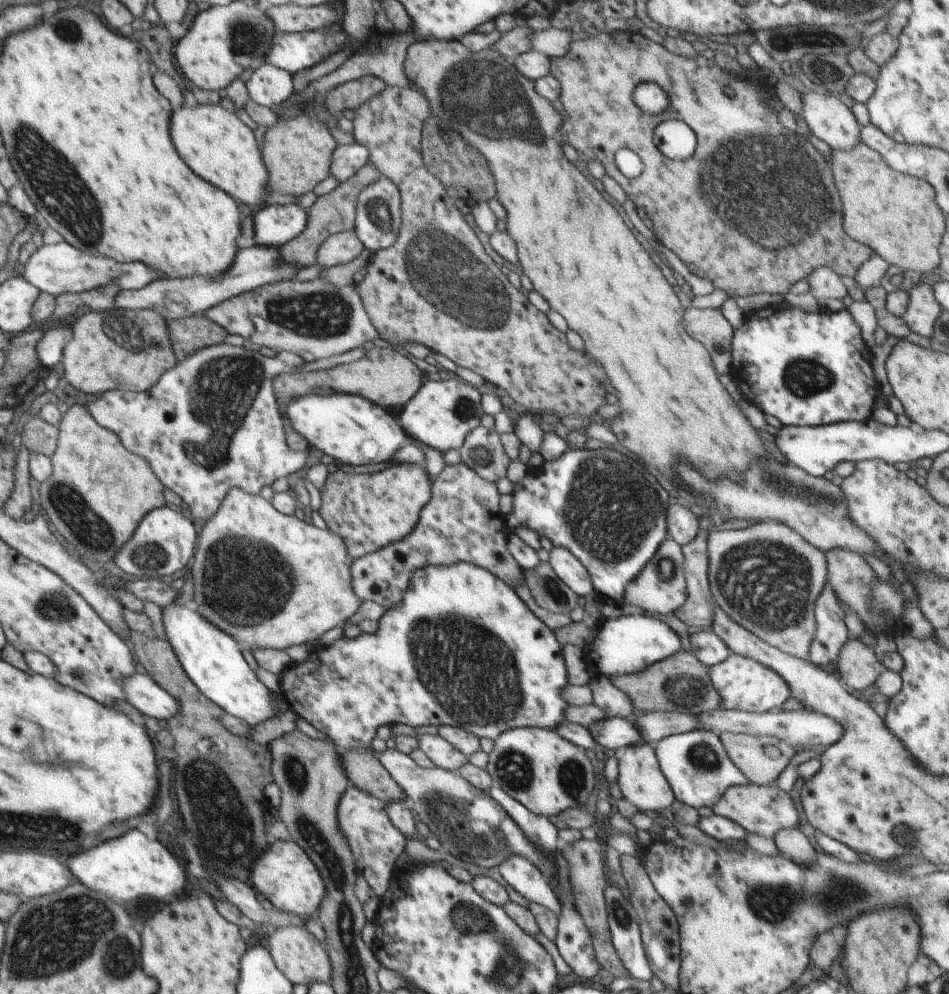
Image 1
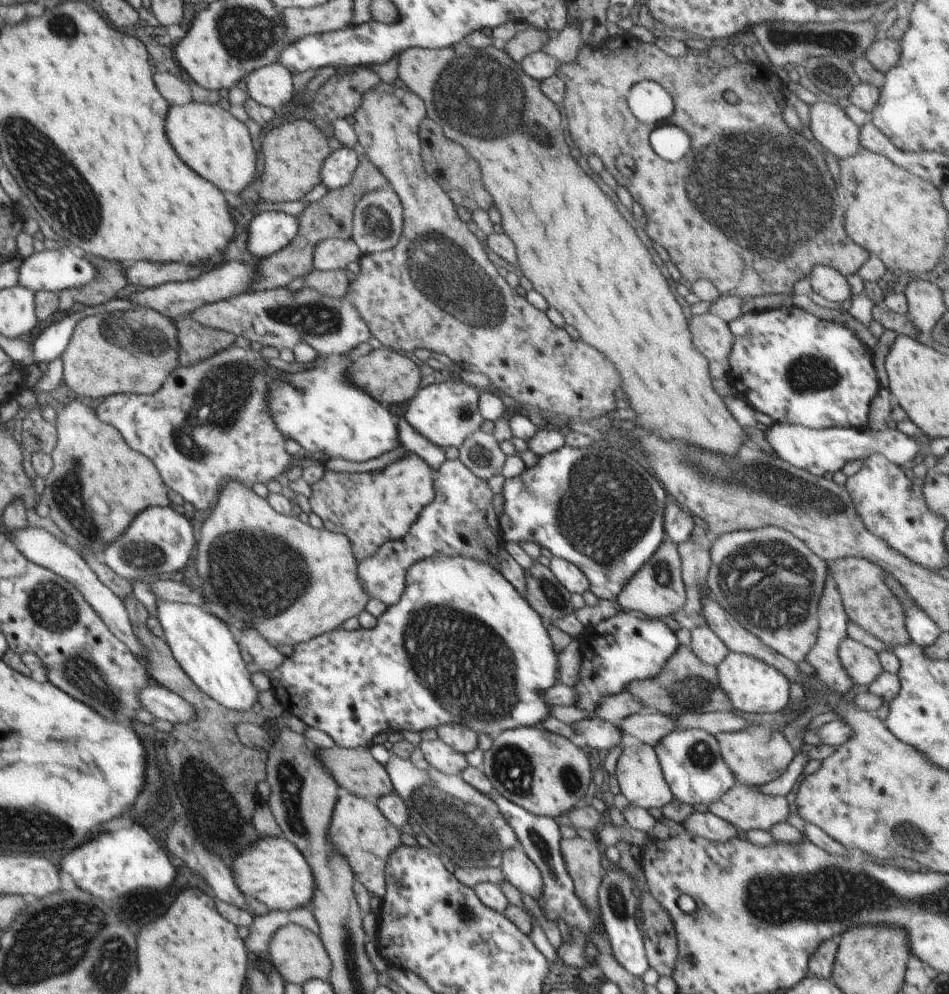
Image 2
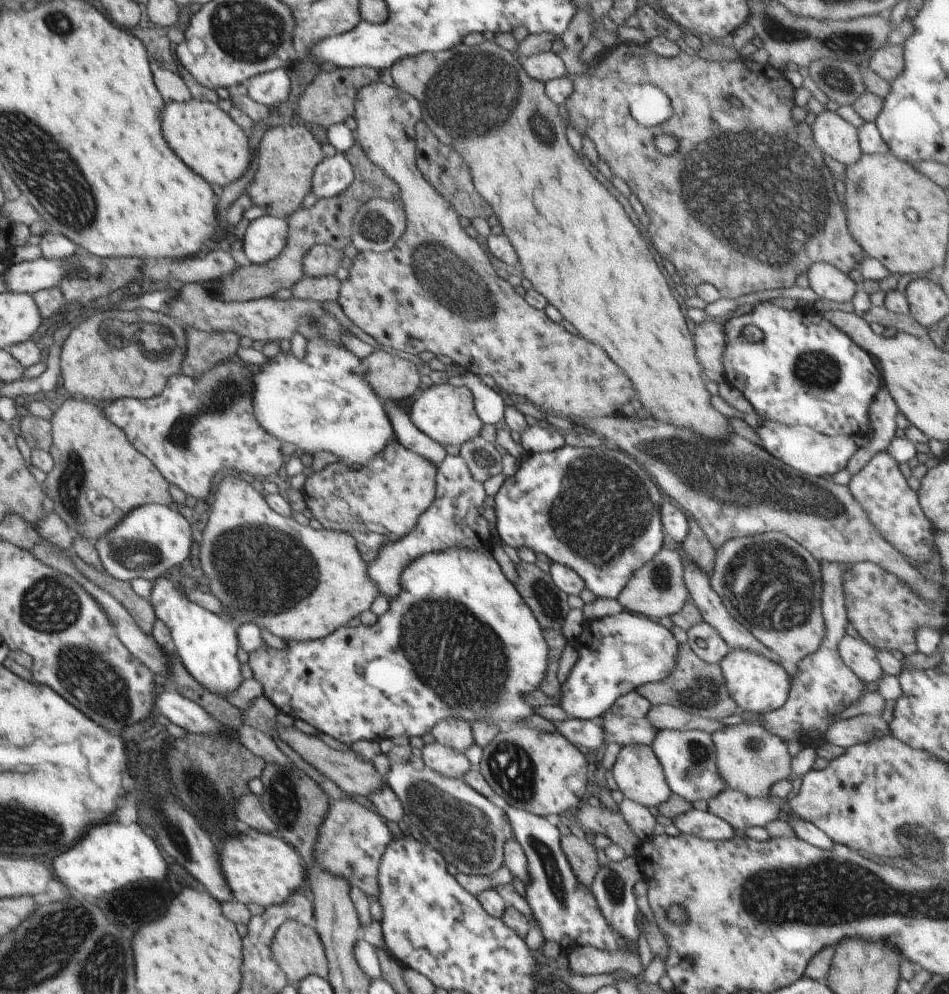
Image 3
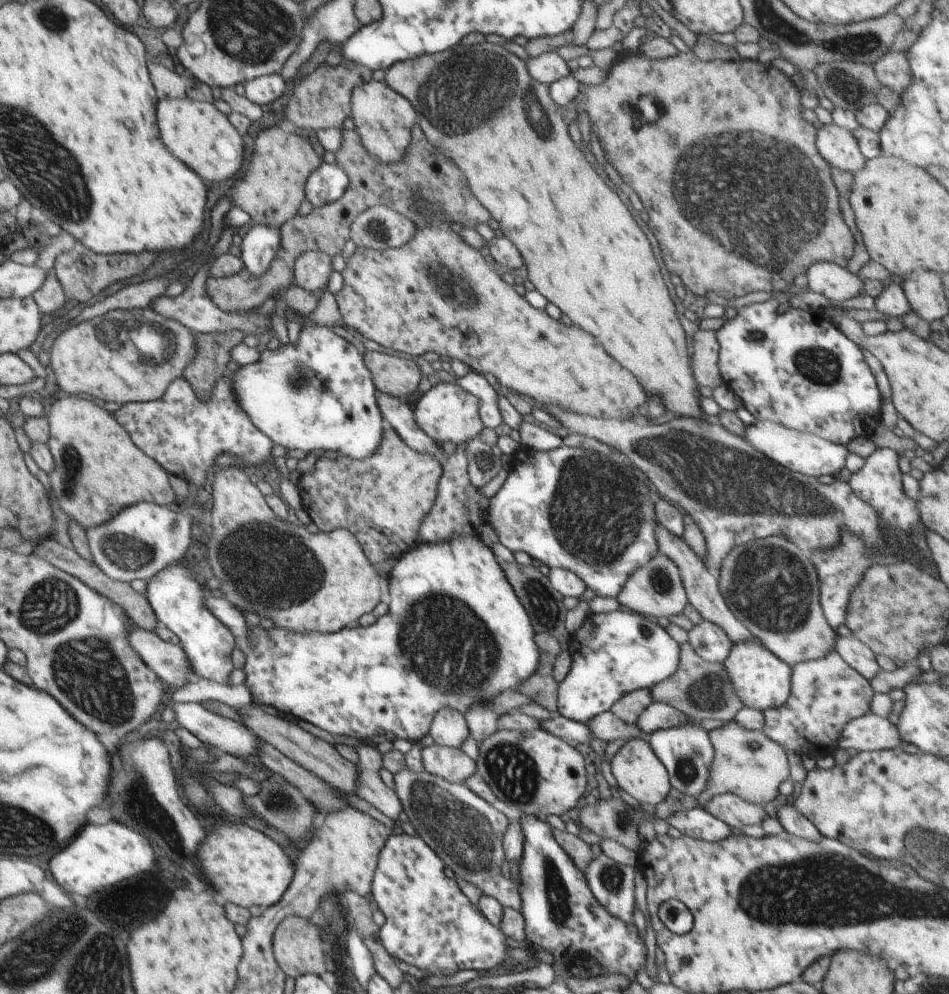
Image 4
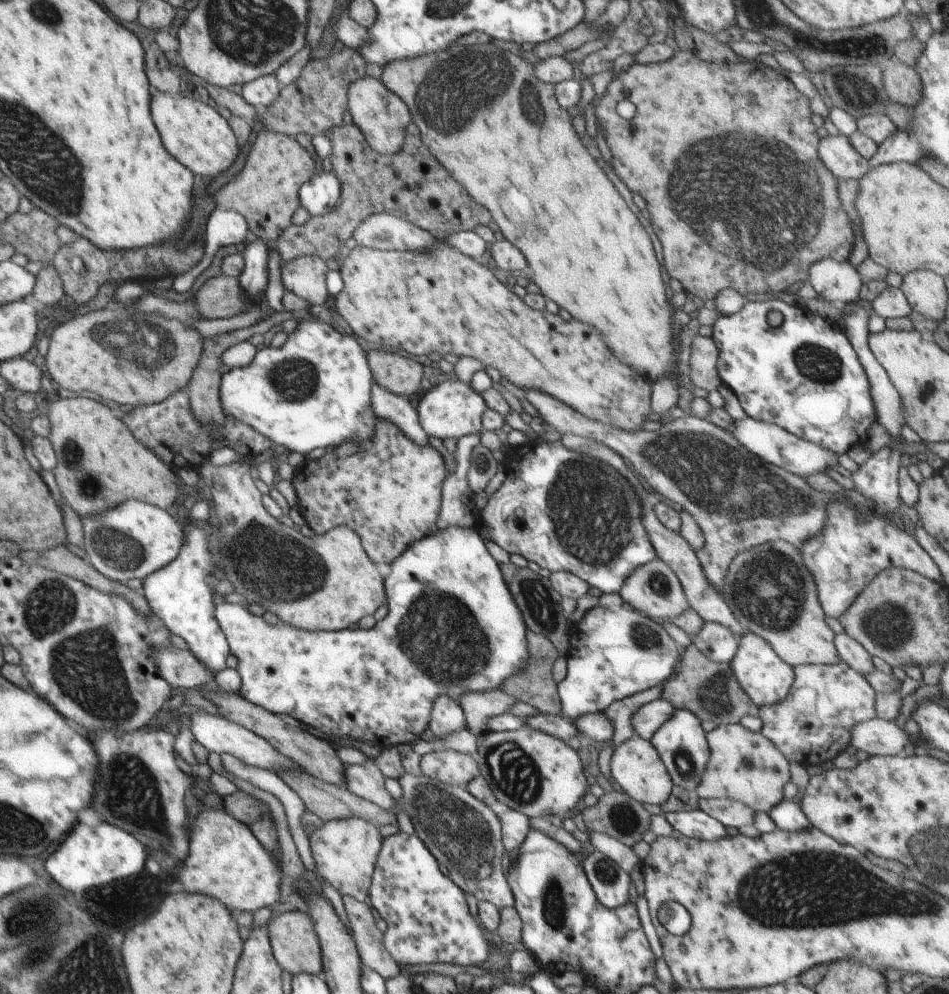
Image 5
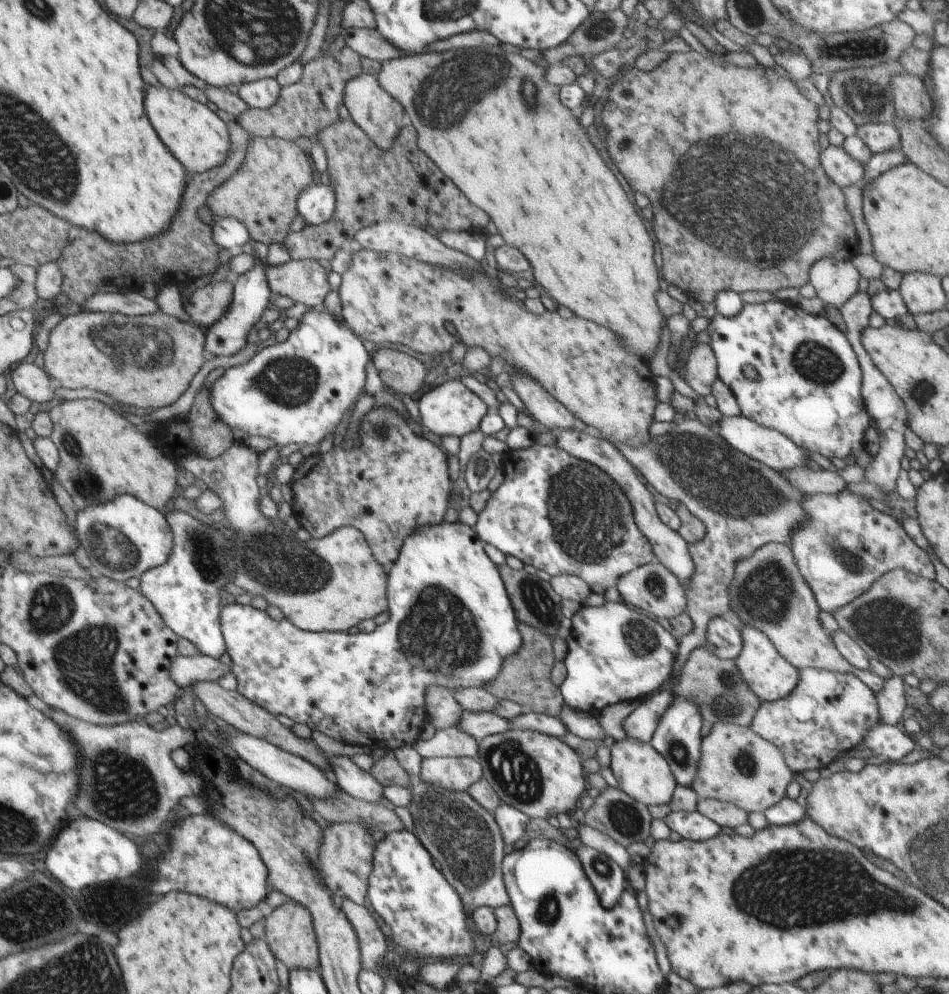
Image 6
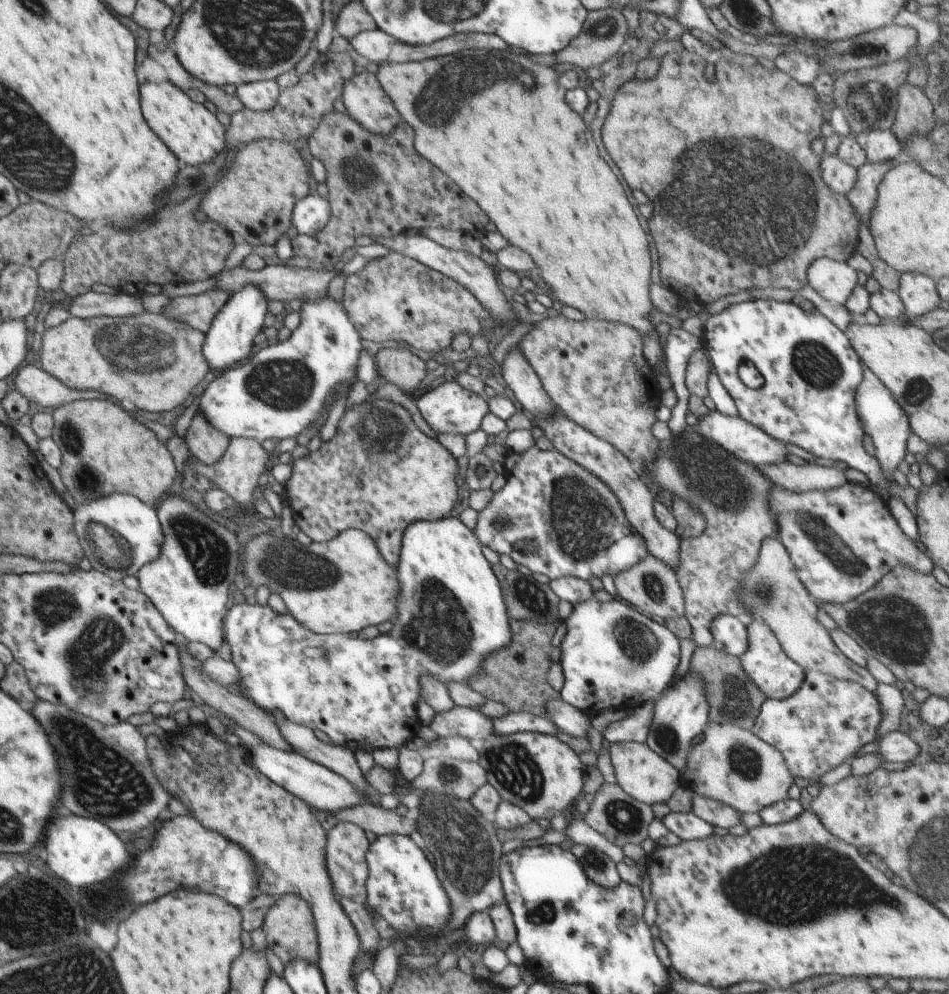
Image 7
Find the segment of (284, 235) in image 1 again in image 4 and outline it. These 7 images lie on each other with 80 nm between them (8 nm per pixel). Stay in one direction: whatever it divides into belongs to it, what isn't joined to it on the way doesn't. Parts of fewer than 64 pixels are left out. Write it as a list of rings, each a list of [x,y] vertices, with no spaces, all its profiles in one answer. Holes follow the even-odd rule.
[[[266,224],[251,226],[252,228],[242,240],[240,259],[254,278],[260,278],[280,250],[282,232],[281,228],[266,226]]]

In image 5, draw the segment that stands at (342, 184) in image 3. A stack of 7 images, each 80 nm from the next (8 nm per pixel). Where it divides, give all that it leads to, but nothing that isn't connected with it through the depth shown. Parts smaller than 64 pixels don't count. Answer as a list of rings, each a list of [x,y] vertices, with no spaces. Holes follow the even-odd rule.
[[[323,170],[321,174],[314,174],[309,182],[299,191],[300,205],[310,212],[310,216],[322,216],[332,212],[341,198],[342,182],[338,180],[336,172]]]

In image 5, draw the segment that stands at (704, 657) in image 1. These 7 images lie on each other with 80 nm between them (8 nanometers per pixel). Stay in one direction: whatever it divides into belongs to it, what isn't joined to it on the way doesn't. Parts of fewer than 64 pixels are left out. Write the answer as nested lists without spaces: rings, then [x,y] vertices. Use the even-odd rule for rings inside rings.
[[[704,621],[702,628],[691,639],[694,646],[709,660],[730,663],[738,650],[741,636],[732,634],[722,624]]]

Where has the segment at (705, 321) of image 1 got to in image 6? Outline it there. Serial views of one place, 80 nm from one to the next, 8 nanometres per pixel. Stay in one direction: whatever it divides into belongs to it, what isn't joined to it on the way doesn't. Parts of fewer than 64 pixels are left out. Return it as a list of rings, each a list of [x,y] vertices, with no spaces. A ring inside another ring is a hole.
[[[697,343],[689,352],[685,362],[685,382],[688,386],[705,398],[711,395],[712,384],[719,379],[717,361],[710,344]]]

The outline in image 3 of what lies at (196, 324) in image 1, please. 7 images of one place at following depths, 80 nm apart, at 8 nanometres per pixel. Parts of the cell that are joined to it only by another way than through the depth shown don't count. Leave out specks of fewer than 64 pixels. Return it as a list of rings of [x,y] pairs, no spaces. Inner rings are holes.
[[[184,326],[186,353],[181,372],[198,378],[218,362],[235,358],[239,350],[239,335],[234,332],[203,332],[194,326]]]

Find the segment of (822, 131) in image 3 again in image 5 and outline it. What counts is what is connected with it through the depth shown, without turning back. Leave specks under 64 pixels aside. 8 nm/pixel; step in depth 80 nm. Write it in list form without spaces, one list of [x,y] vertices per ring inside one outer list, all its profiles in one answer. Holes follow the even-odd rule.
[[[822,132],[818,138],[820,163],[830,170],[836,180],[840,178],[840,180],[858,181],[871,168],[869,160],[860,156],[852,147],[848,136]]]

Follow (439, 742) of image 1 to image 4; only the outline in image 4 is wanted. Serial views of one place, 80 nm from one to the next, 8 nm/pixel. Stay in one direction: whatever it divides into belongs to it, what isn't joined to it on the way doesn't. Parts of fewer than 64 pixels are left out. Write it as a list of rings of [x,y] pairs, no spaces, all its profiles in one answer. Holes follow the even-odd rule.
[[[443,745],[424,747],[421,750],[425,771],[452,783],[465,783],[466,778],[477,772],[477,762],[461,749]]]

